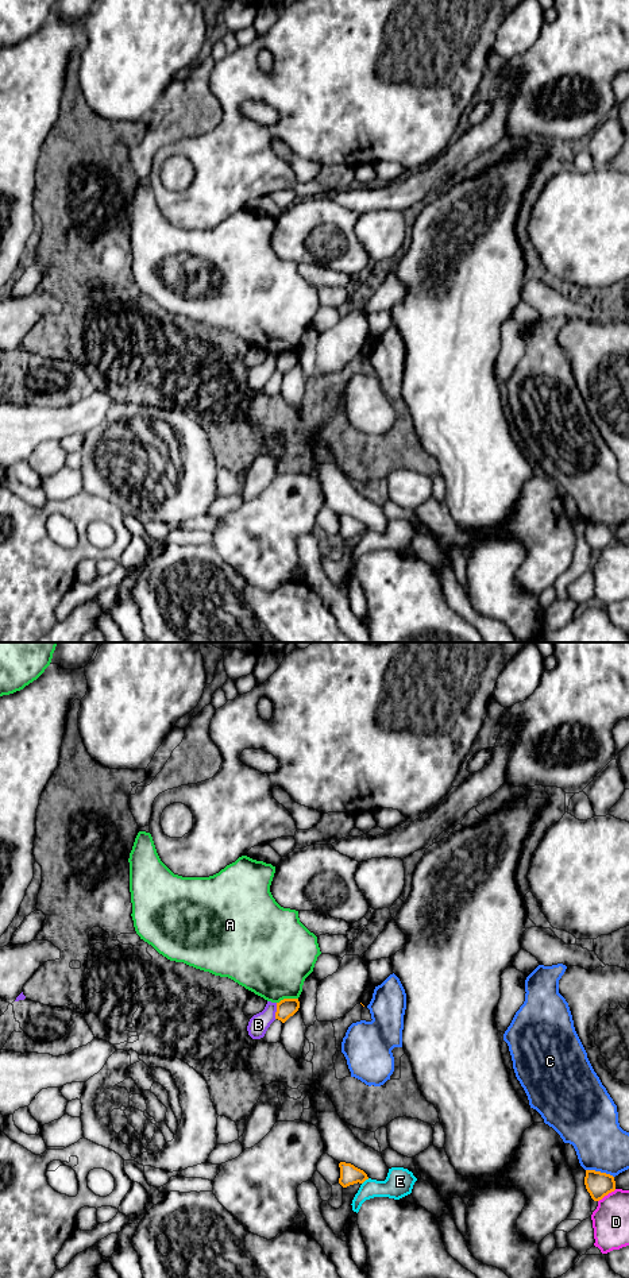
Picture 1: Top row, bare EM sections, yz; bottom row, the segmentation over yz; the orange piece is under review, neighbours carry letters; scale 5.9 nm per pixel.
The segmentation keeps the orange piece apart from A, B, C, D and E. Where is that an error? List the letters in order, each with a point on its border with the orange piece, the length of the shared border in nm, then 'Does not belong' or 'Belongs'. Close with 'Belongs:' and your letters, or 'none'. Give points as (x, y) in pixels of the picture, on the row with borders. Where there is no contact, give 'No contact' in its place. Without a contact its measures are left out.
A: Touches orange at yz (286, 999). Shared border 130 nm. Does not belong
B: Touches orange at yz (277, 1011). Shared border 100 nm. Does not belong
C: Touches orange at yz (599, 1172). Shared border 180 nm. Does not belong
D: Touches orange at yz (606, 1195). Shared border 130 nm. Does not belong
E: Touches orange at yz (365, 1180). Shared border 60 nm. Does not belong
Belongs: none

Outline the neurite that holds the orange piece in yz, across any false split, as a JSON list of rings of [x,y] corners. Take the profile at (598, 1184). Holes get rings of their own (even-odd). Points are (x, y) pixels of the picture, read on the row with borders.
[[[586,1170],[584,1185],[594,1201],[616,1190],[614,1177],[595,1170]]]

